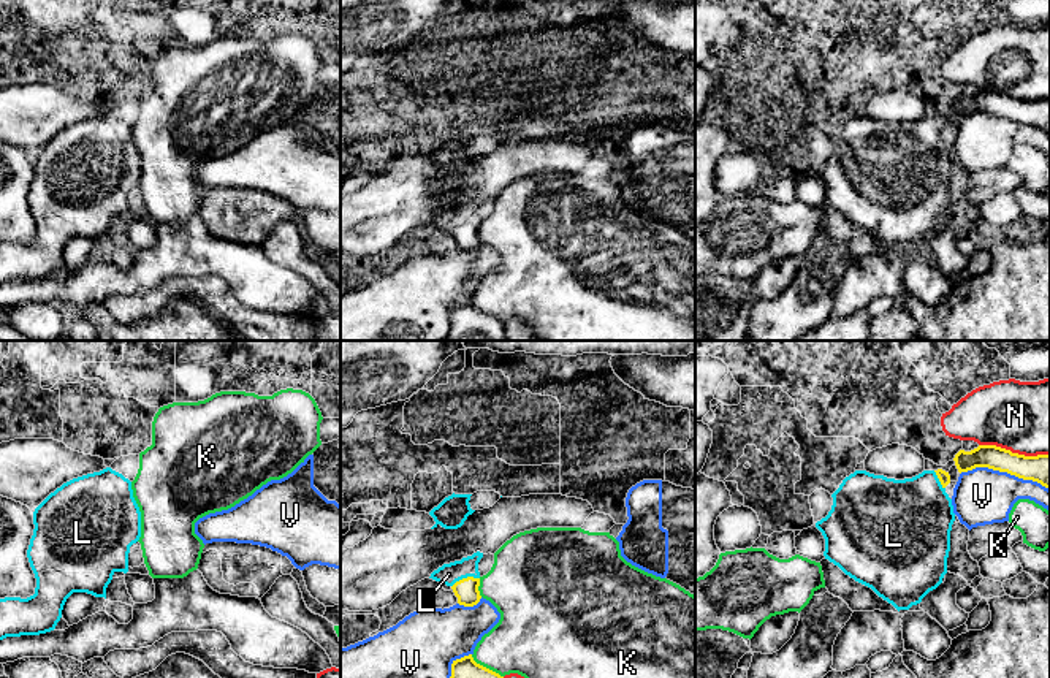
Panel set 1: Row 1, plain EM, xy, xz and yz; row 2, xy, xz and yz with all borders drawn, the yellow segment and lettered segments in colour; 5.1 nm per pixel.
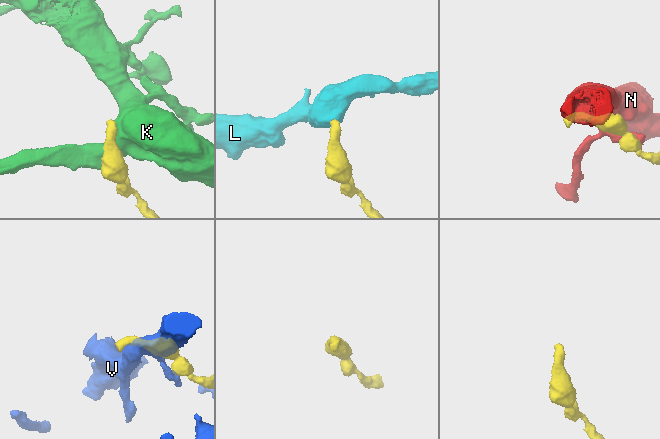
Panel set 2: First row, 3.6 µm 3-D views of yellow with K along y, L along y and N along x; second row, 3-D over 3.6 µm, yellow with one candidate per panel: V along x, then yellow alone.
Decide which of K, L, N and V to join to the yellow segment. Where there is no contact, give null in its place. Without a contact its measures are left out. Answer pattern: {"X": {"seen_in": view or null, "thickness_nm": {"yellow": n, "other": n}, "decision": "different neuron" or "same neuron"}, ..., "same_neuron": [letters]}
{"K": {"seen_in": "xz", "thickness_nm": {"yellow": 280, "other": 340}, "decision": "different neuron"}, "L": {"seen_in": "xz", "thickness_nm": {"yellow": 120, "other": 110}, "decision": "same neuron"}, "N": {"seen_in": "yz", "thickness_nm": {"yellow": 160, "other": 380}, "decision": "different neuron"}, "V": {"seen_in": "yz", "thickness_nm": {"yellow": 160, "other": 280}, "decision": "different neuron"}, "same_neuron": ["L"]}

